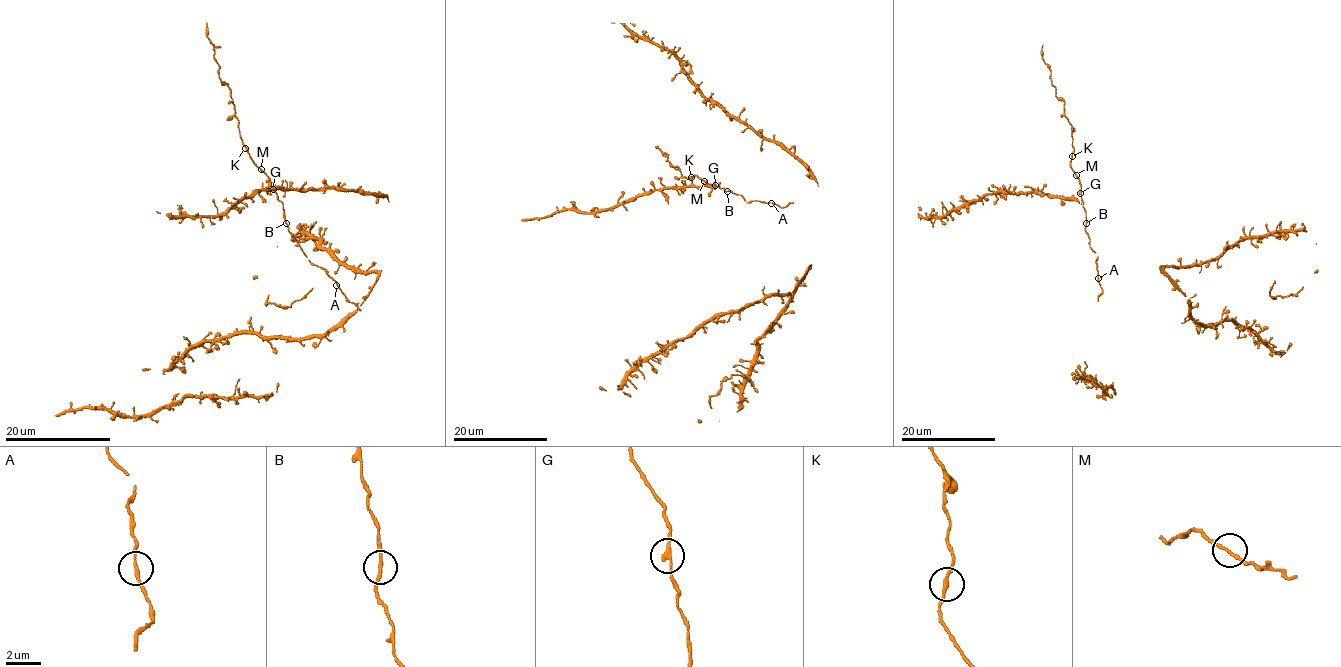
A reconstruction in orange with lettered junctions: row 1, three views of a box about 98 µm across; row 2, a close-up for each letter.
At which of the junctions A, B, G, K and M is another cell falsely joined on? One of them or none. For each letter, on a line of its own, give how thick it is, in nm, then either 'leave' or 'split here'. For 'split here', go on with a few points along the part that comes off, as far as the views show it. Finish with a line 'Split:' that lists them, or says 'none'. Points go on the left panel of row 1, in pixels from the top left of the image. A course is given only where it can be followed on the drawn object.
A: 170 nm | leave
B: 200 nm | leave
G: 240 nm | leave
K: 240 nm | leave
M: 160 nm | leave
Split: none

